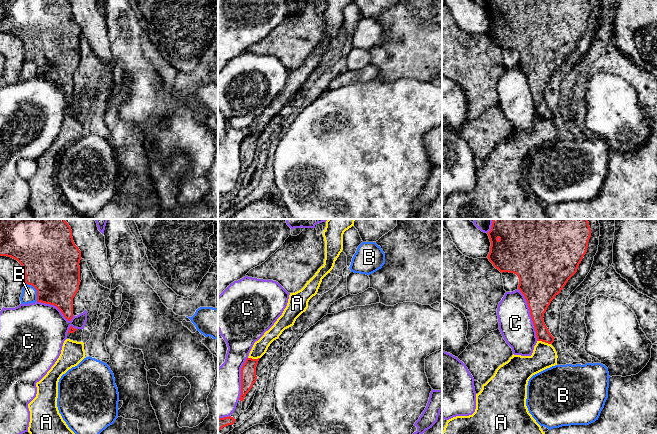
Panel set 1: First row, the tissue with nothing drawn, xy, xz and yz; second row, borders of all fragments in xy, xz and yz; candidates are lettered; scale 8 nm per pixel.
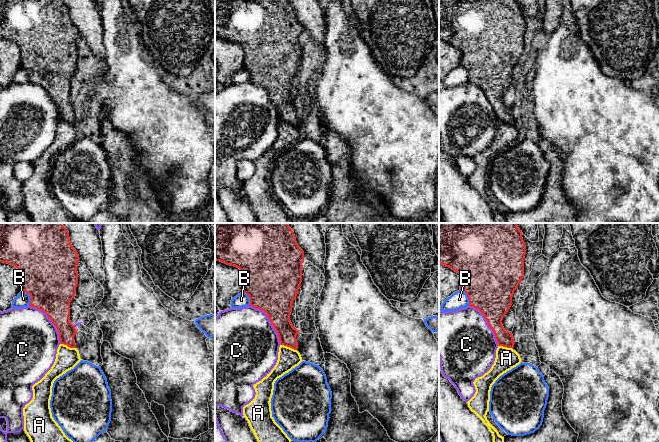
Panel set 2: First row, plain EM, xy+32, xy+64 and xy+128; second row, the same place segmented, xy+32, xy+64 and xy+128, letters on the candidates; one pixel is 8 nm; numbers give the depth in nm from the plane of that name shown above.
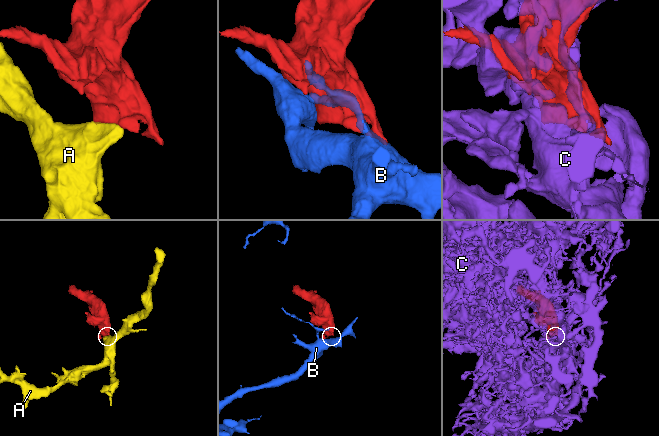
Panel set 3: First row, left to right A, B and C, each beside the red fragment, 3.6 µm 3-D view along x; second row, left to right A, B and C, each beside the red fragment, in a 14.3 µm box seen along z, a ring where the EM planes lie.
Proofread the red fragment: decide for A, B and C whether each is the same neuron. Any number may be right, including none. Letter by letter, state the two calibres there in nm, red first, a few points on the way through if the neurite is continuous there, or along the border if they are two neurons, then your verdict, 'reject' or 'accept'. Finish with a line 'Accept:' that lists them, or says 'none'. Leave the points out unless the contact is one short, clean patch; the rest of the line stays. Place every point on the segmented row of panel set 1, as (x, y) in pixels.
A: calibres 120 and 200 nm; reject
B: calibres 440 and 130 nm; reject
C: calibres 300 and 280 nm; reject
Accept: none

